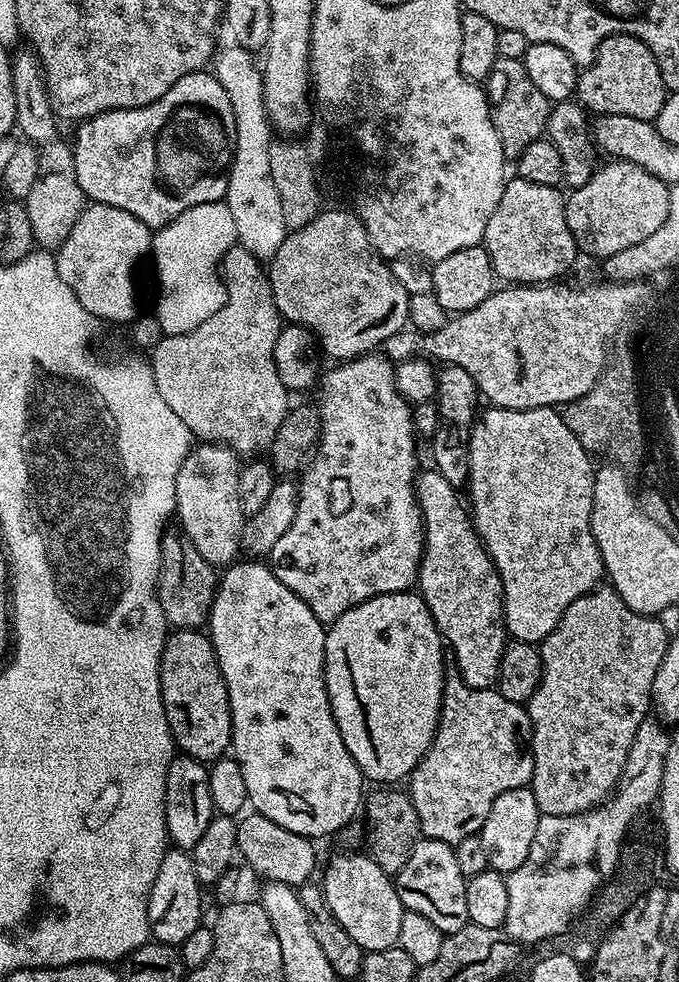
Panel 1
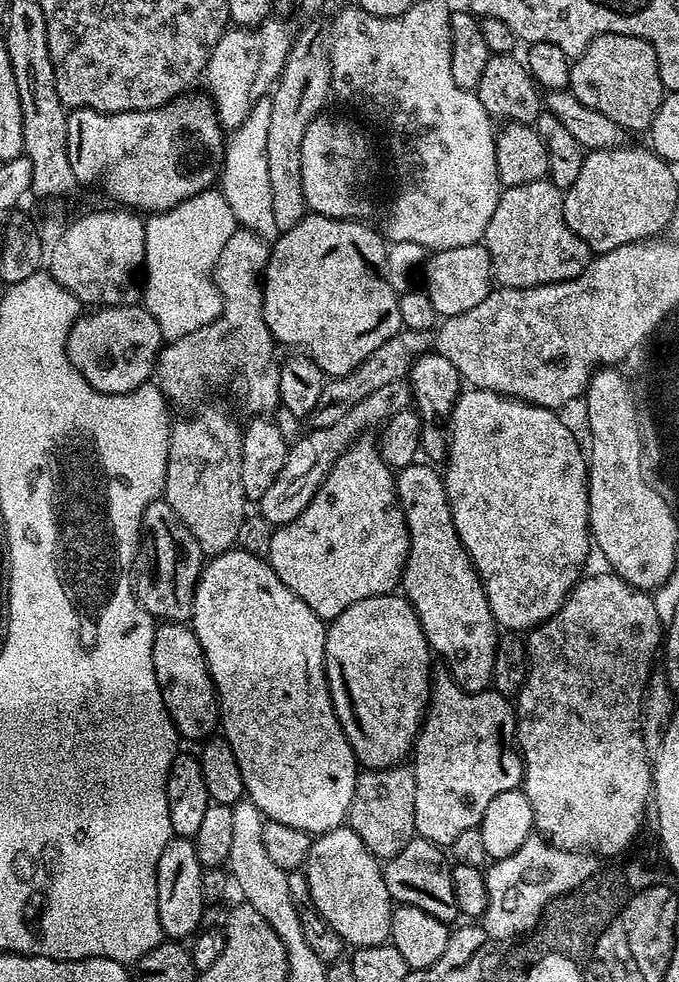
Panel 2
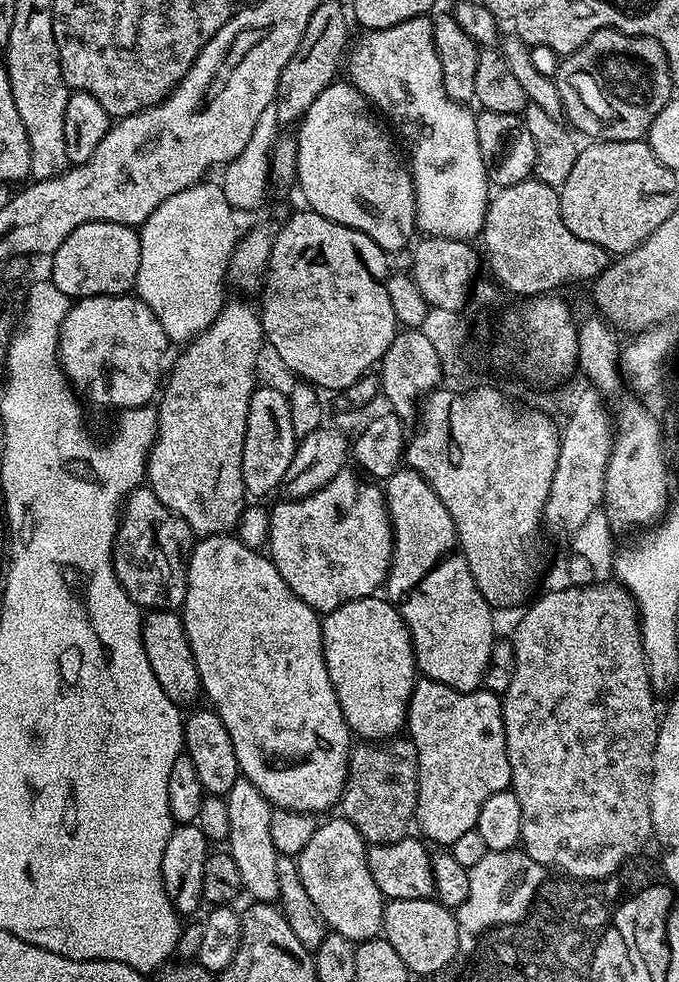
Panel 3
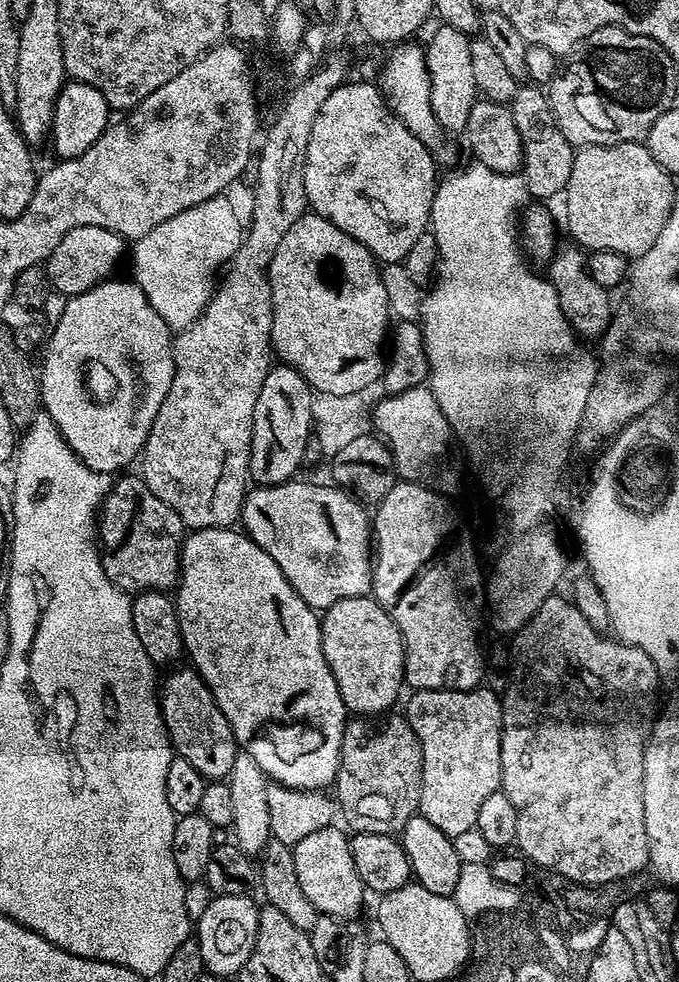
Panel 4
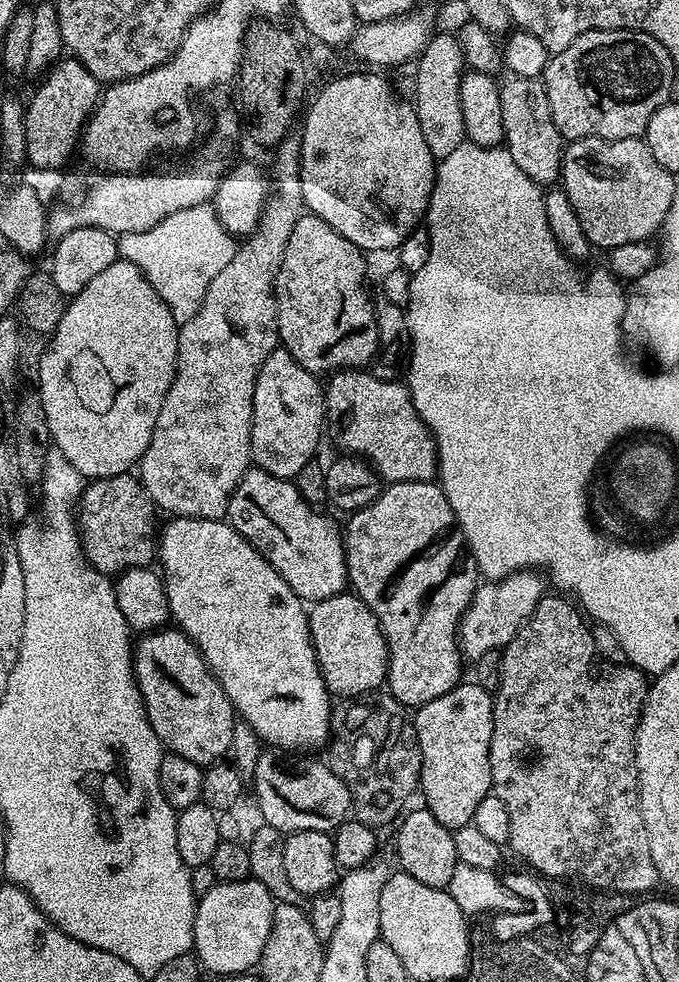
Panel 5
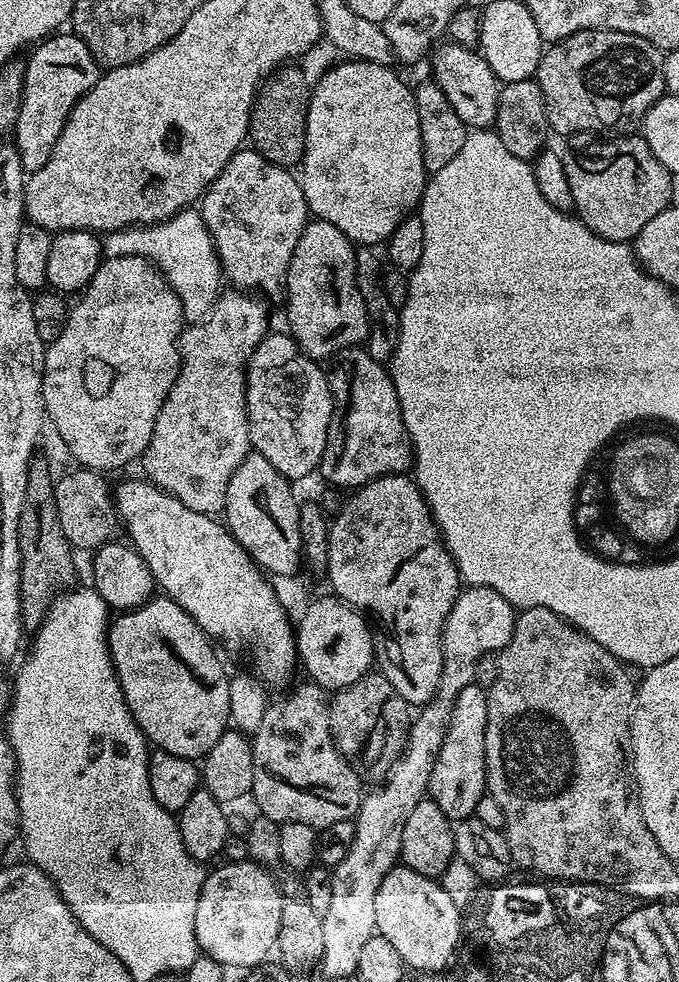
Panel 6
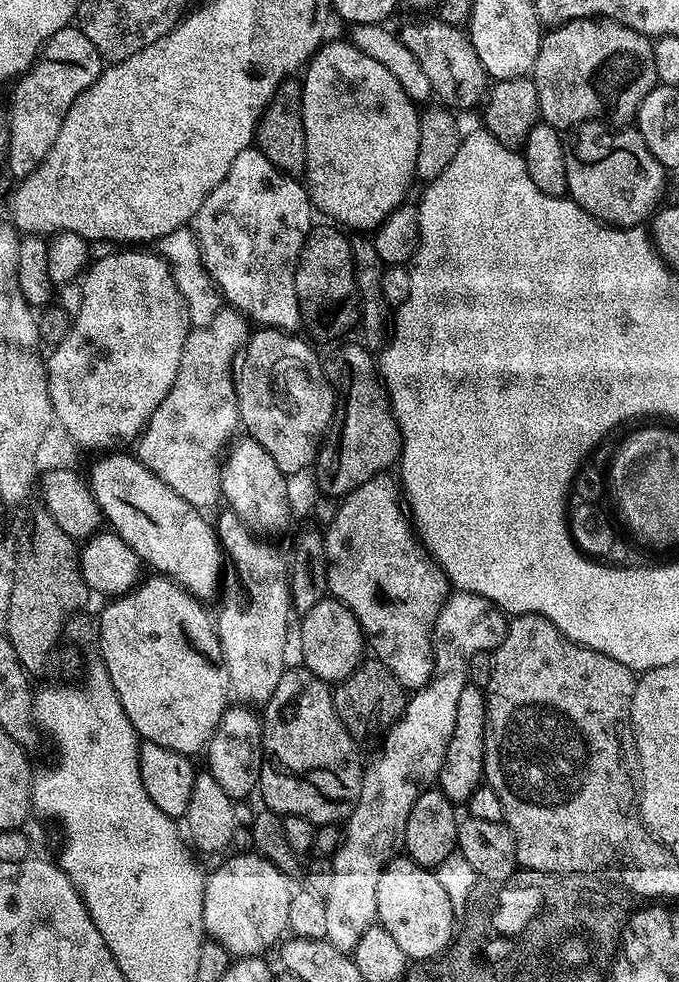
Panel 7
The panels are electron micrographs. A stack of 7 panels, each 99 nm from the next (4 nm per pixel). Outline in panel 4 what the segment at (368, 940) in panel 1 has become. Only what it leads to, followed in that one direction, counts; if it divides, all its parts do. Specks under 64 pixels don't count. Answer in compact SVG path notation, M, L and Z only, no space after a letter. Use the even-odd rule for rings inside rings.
M336 827L314 830L314 834L295 844L292 848L294 870L298 873L298 886L302 886L302 894L306 894L310 902L314 902L317 912L334 916L341 922L348 922L351 916L359 914L360 907L364 904L364 896L366 897L366 889L362 878L358 878L358 870L354 870L349 833L343 827Z

